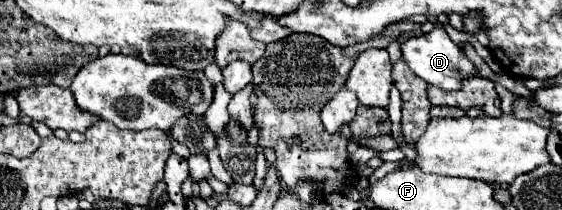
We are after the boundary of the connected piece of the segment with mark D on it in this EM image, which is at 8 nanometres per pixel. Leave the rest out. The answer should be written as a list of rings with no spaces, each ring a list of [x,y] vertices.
[[[436,27],[426,35],[416,35],[416,37],[408,37],[402,43],[402,59],[406,61],[406,65],[418,75],[422,77],[426,83],[436,85],[440,89],[446,91],[458,91],[458,87],[462,87],[464,79],[476,77],[480,71],[478,67],[464,55],[464,51],[460,49],[460,45],[456,45],[444,27]]]

